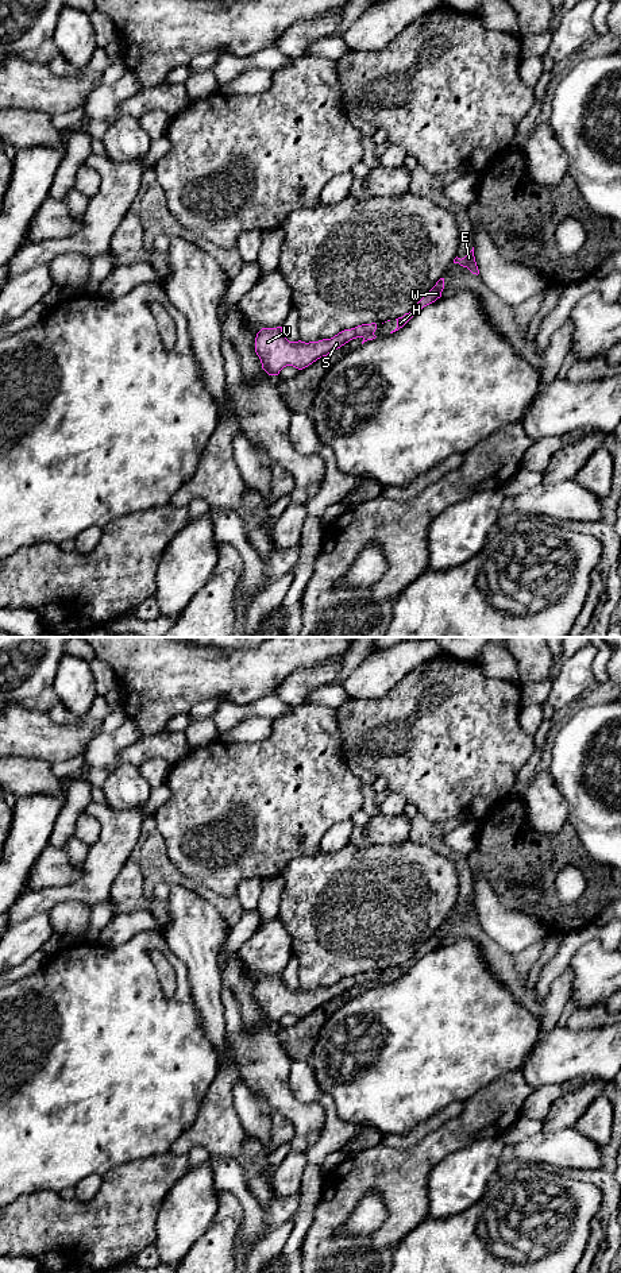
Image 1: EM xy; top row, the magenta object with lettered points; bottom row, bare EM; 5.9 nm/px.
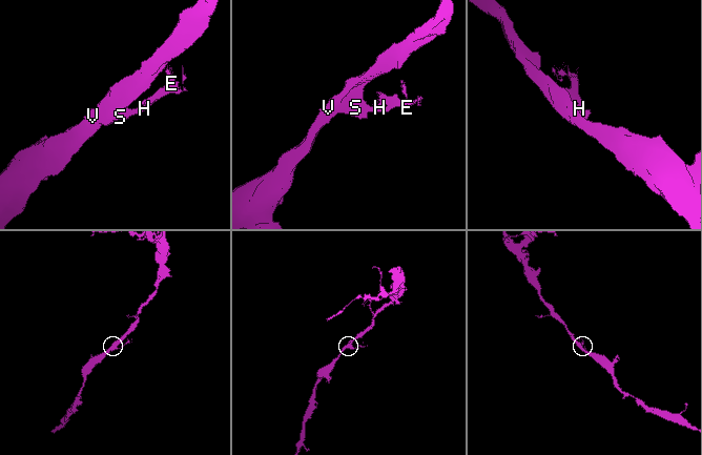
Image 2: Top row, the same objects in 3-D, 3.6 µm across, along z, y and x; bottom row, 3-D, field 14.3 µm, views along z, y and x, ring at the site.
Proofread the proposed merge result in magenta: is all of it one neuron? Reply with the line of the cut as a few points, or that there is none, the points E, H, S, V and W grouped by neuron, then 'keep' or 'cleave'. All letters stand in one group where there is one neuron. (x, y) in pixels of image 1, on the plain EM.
cut xy (373, 980), (363, 986); groups E H W / S V; cleave

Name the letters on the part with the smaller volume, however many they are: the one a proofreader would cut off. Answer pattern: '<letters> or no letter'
E, H, W

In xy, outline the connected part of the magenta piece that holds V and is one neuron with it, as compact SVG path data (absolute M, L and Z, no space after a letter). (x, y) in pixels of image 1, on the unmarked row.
M375 971L362 972L351 977L344 977L331 987L305 991L301 988L289 990L282 980L282 975L262 976L255 985L255 1000L261 1007L262 1017L269 1023L278 1023L286 1014L302 1018L350 988L369 984L375 977Z

